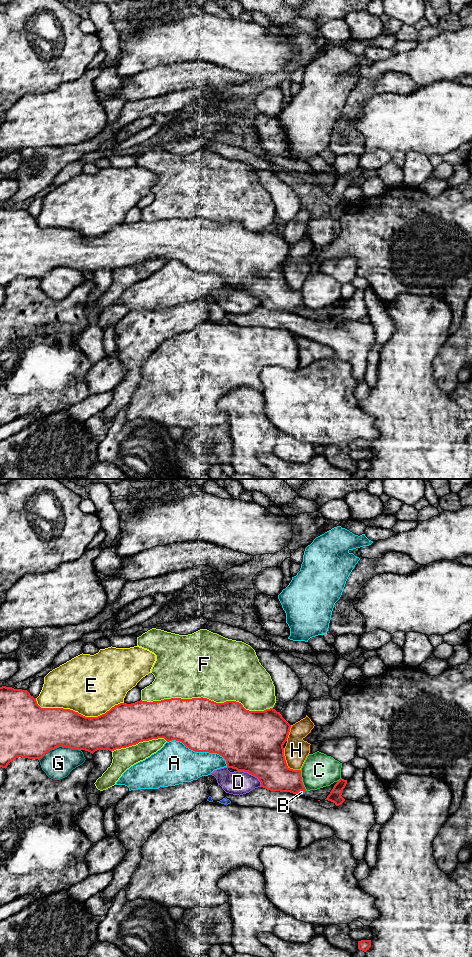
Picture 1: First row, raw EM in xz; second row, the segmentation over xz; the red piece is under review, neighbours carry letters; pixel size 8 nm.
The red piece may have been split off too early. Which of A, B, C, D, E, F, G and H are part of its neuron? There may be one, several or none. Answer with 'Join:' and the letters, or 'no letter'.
Join: no letter

